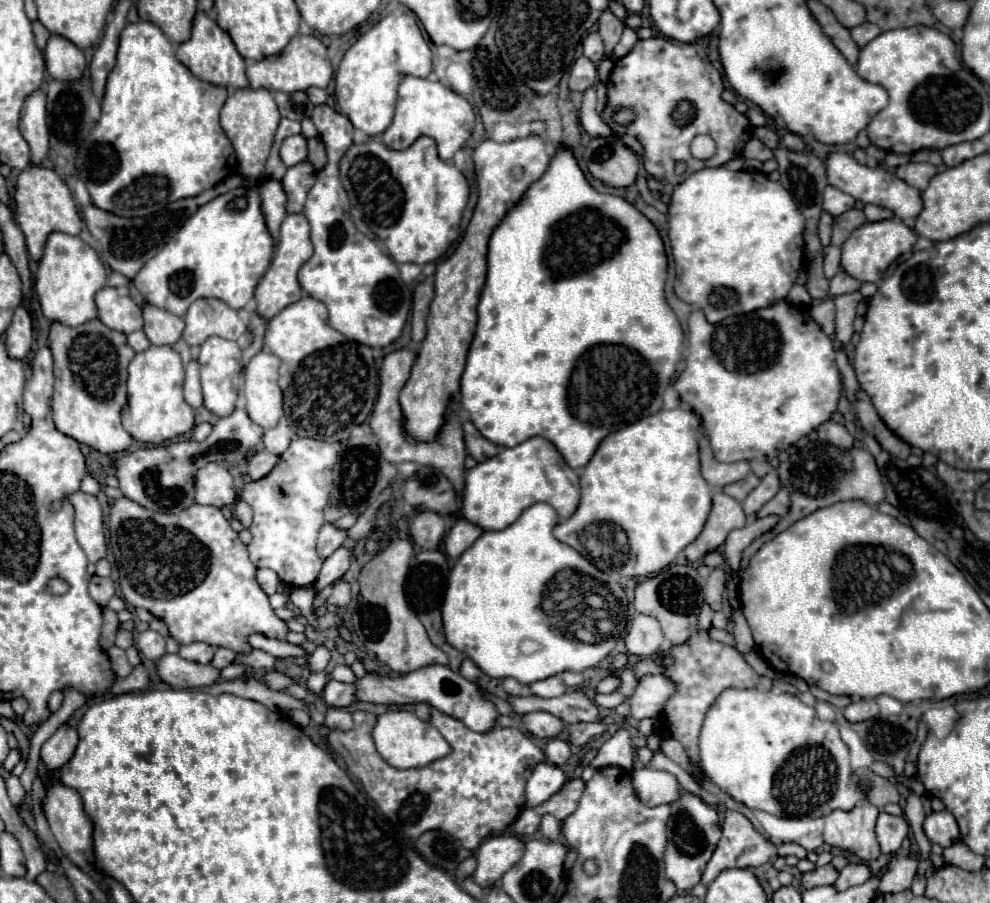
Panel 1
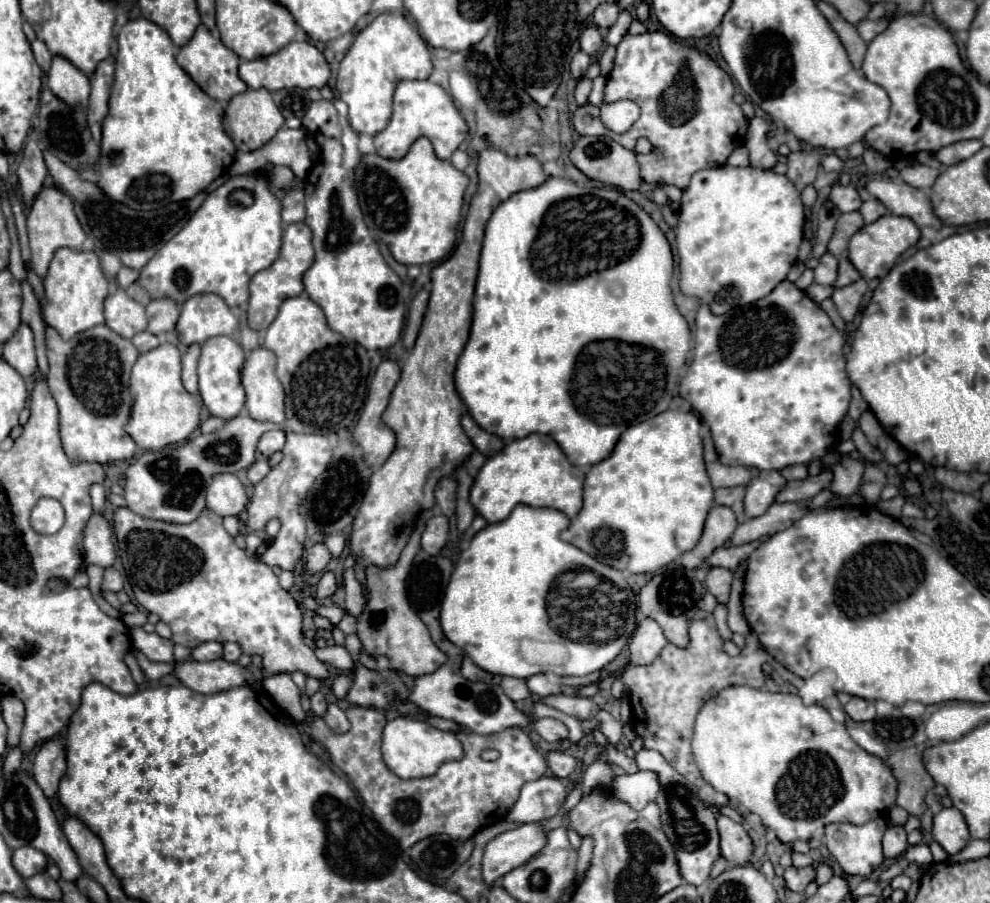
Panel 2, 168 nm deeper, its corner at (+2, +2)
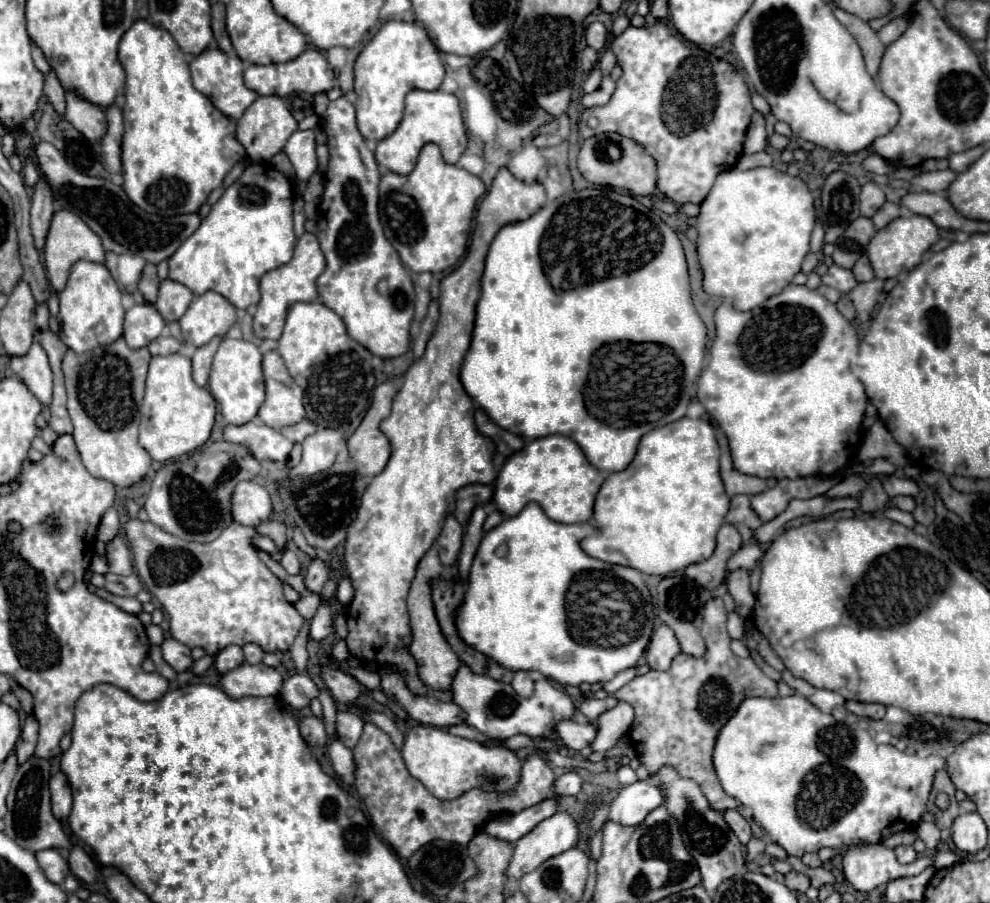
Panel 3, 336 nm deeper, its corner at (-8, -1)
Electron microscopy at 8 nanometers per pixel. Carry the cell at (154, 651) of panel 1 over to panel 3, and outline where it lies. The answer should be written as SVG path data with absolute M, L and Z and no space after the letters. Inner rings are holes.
M173 638L163 640L161 652L163 652L163 660L165 660L173 670L177 670L177 672L183 672L183 670L187 670L187 668L193 664L191 650L189 650L185 644L179 644L179 642L173 640Z

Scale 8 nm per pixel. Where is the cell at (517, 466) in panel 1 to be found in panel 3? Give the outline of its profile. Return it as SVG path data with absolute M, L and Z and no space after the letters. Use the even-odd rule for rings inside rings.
M553 434L527 442L505 462L495 480L493 502L505 516L517 516L525 504L537 502L555 522L587 522L593 516L593 502L601 484L603 472L587 462L581 448L571 438Z

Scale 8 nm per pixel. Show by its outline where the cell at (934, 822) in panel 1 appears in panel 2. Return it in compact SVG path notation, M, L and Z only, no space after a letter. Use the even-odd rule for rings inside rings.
M941 809L933 817L933 839L949 853L959 853L969 843L969 829L965 825L965 817L959 809Z

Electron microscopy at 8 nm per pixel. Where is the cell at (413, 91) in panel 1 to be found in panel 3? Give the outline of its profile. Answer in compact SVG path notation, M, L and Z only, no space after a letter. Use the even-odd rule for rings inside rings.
M411 90L405 98L405 116L403 116L401 124L397 126L397 130L391 136L381 140L375 148L377 164L385 166L387 170L399 172L399 174L409 174L415 168L419 150L429 142L433 142L441 148L445 162L455 164L461 158L469 140L467 140L463 116L461 116L459 100L455 94L447 94L443 90L433 90L433 92Z

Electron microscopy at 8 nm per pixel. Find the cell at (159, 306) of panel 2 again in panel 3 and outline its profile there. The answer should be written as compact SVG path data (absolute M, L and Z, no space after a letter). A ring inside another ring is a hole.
M167 278L159 286L155 308L167 322L177 322L183 316L183 312L189 308L191 300L193 300L193 292L187 286L175 284L173 280Z

